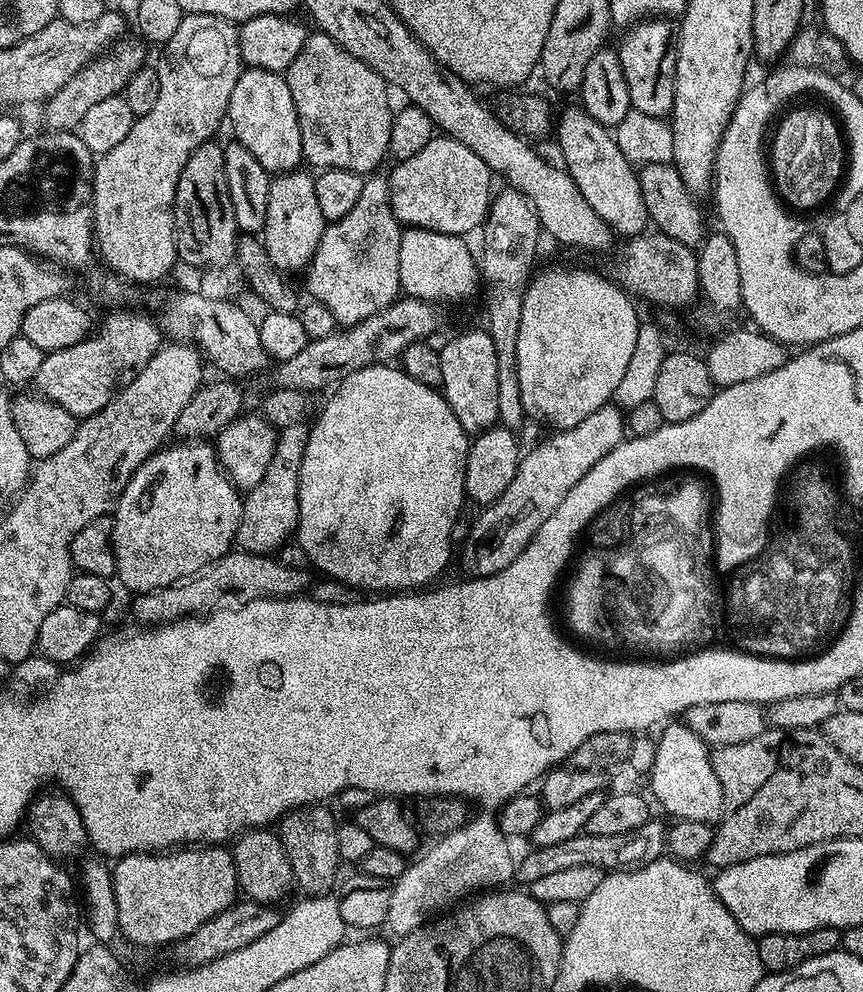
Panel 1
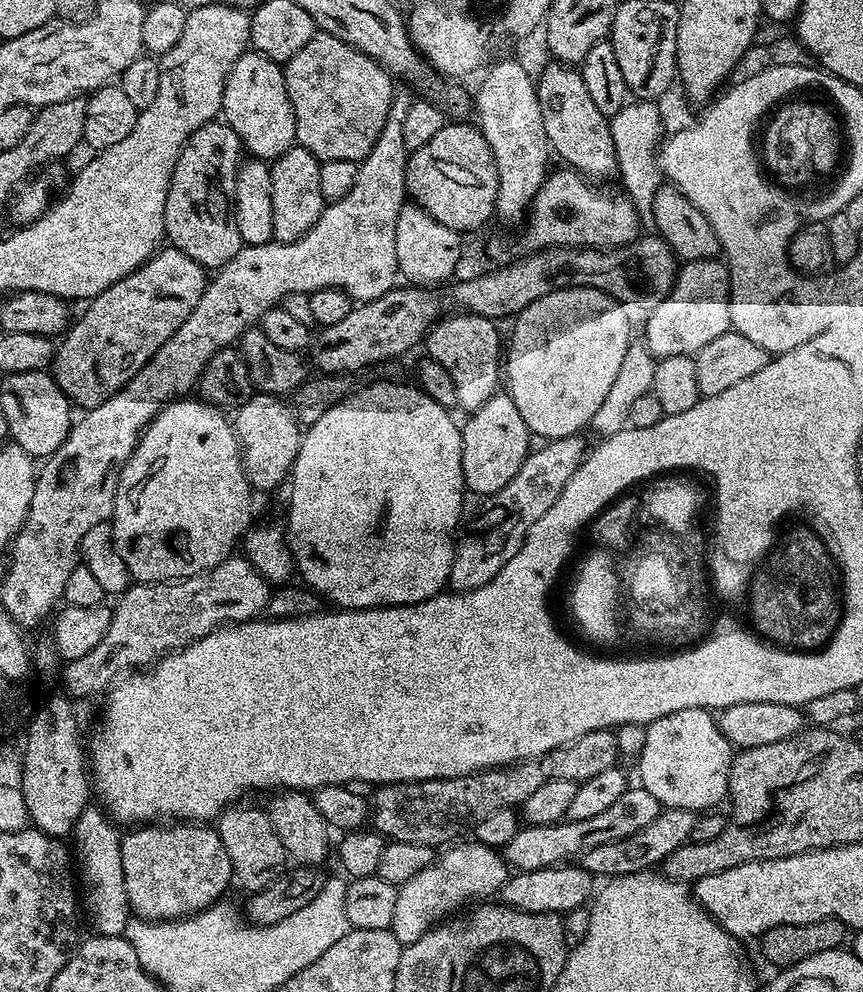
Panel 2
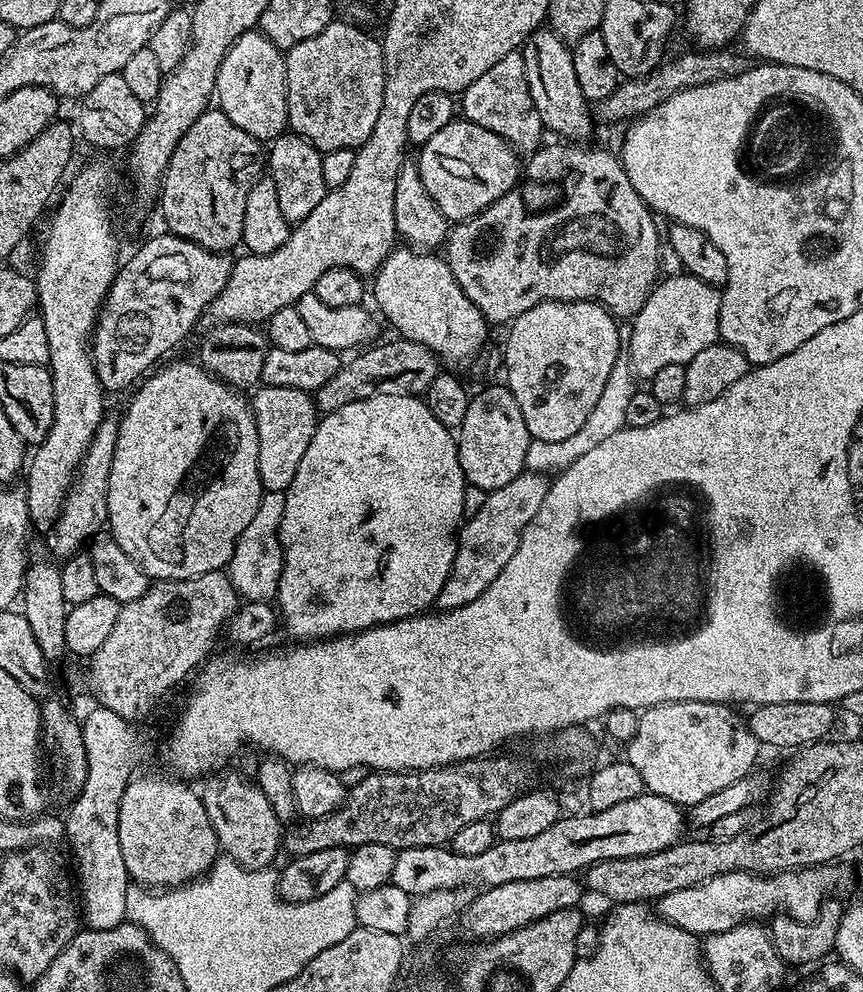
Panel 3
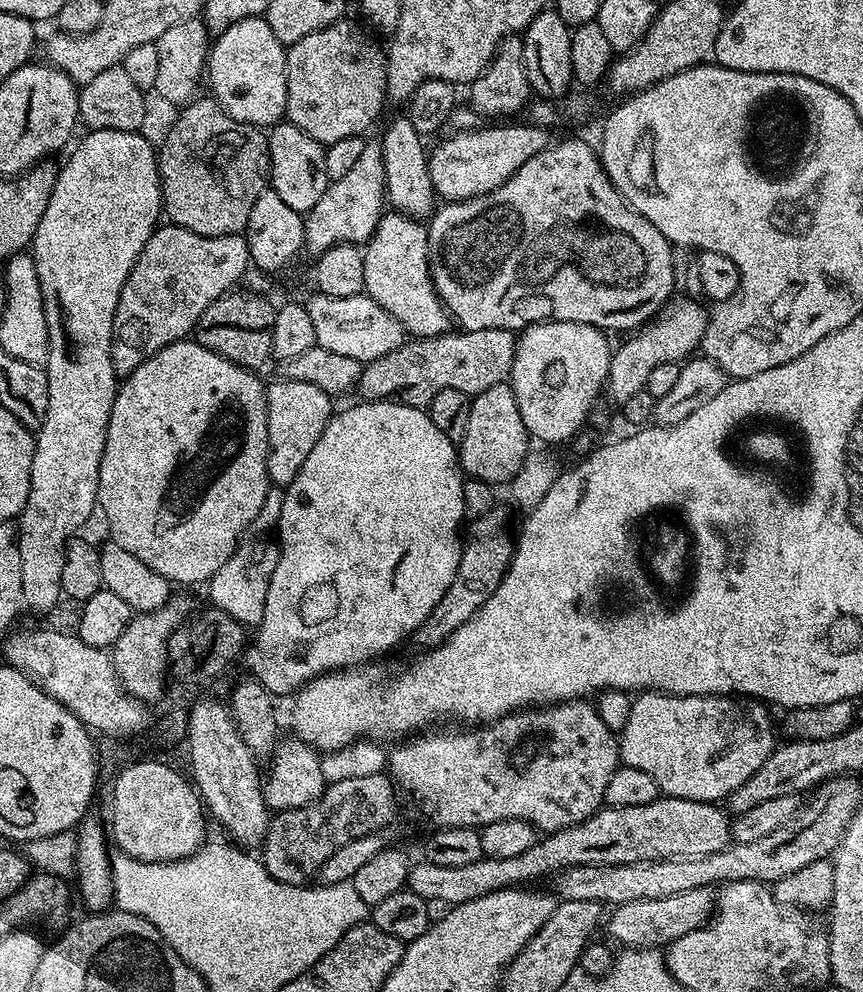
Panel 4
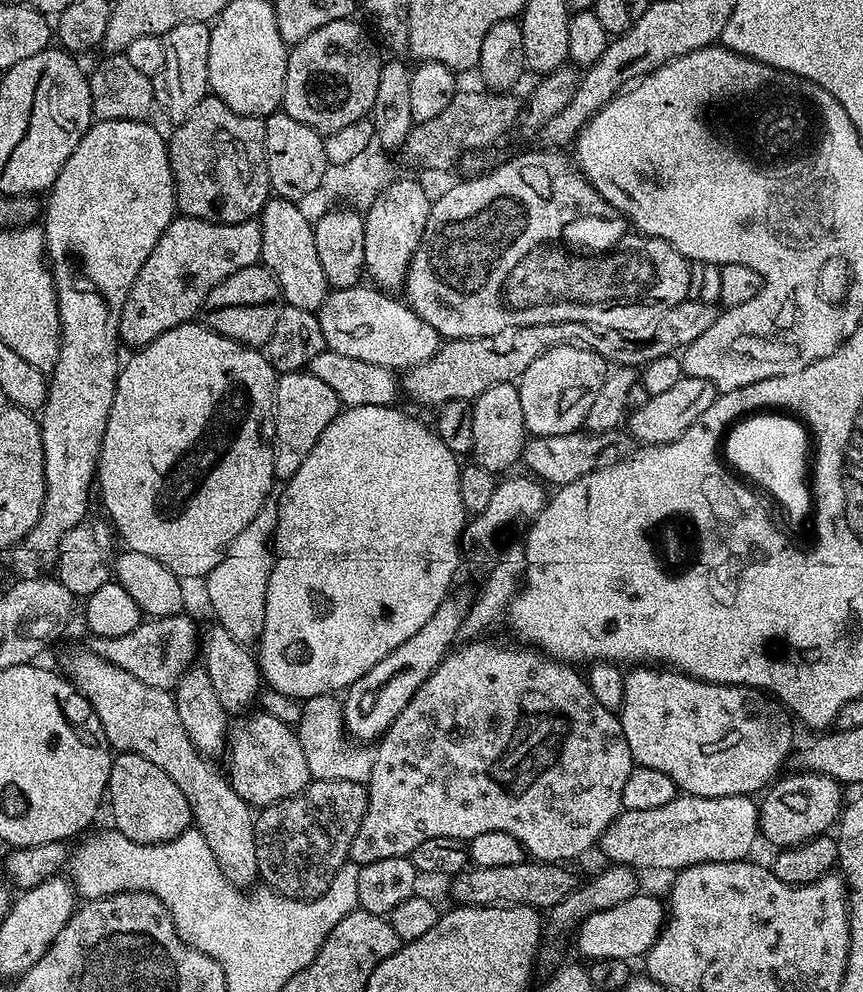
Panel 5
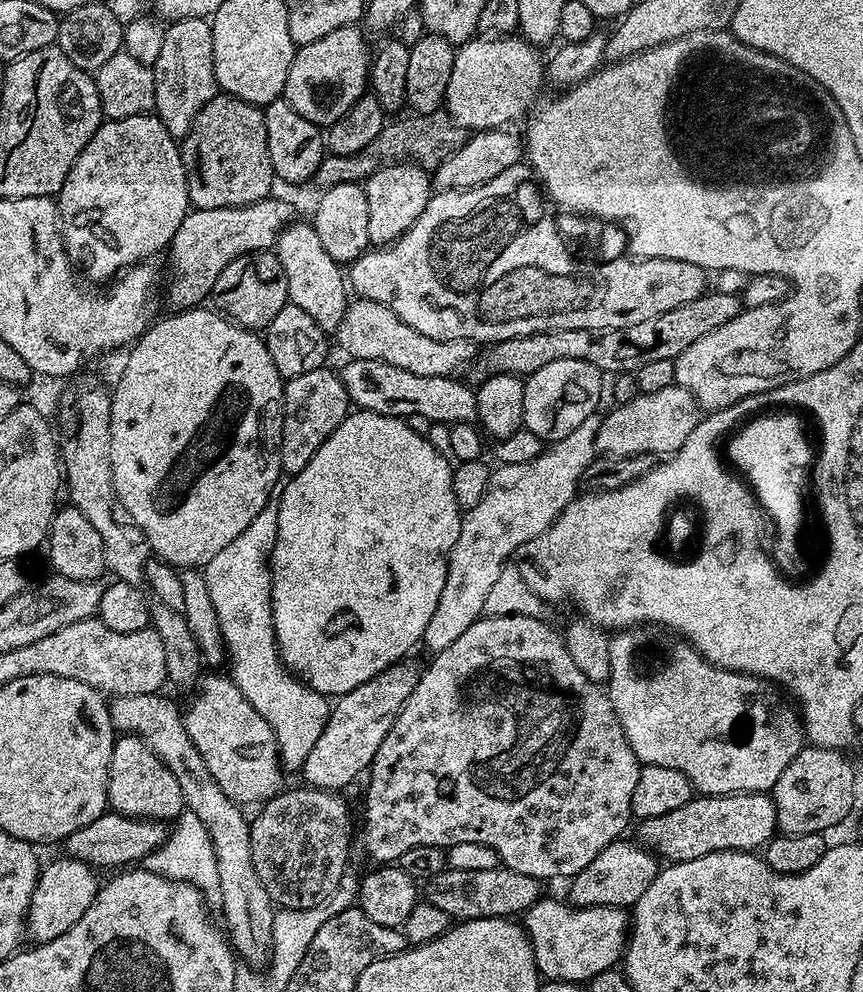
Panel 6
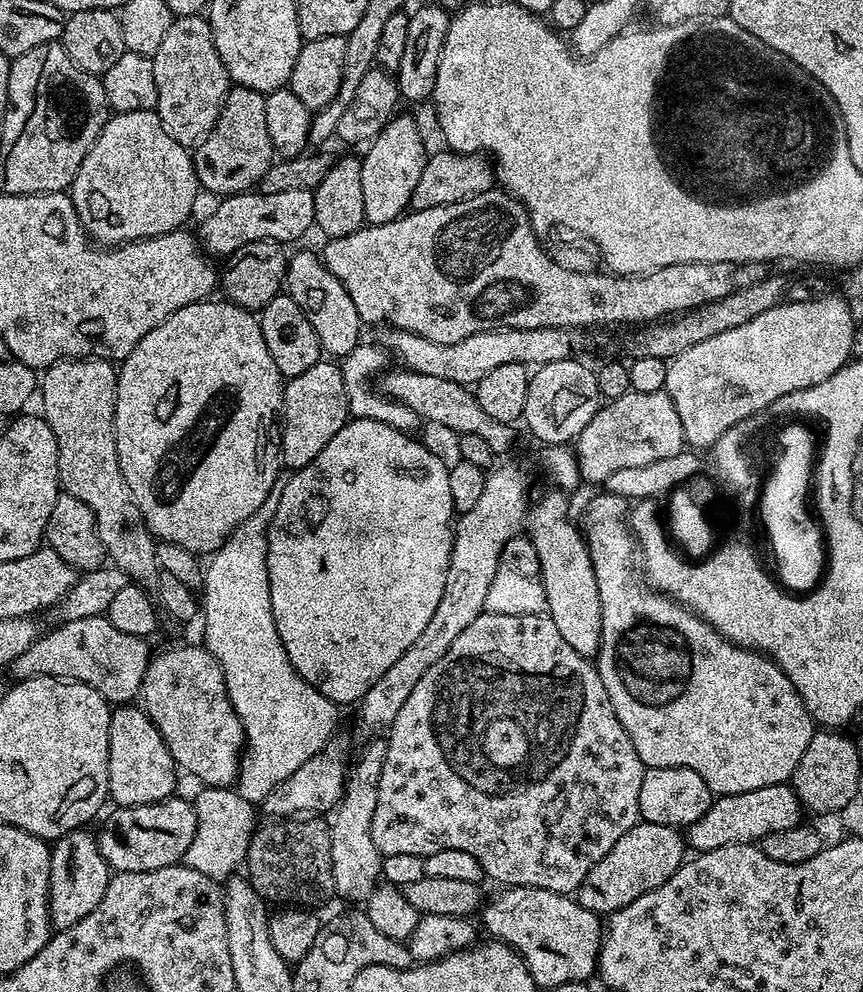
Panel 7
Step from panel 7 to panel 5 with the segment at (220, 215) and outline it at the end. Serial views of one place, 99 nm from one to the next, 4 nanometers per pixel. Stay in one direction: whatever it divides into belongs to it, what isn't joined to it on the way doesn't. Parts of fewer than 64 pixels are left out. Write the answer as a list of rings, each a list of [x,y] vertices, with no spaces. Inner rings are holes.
[[[177,215],[172,225],[158,238],[158,246],[150,250],[150,258],[138,270],[134,286],[120,315],[120,339],[135,350],[154,342],[166,330],[197,319],[206,302],[206,294],[214,290],[230,274],[260,264],[262,230],[256,220],[237,224],[215,224],[193,216]]]

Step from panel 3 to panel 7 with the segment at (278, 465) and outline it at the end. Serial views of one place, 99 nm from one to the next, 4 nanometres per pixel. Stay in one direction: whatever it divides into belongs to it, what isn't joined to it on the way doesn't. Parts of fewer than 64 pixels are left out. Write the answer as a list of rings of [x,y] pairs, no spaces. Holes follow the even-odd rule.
[[[321,358],[317,364],[310,366],[302,374],[291,377],[284,385],[284,411],[282,413],[282,431],[280,433],[280,454],[285,469],[295,470],[304,468],[326,447],[326,442],[342,430],[342,426],[350,419],[346,382],[343,381],[343,370],[339,363],[328,358]]]

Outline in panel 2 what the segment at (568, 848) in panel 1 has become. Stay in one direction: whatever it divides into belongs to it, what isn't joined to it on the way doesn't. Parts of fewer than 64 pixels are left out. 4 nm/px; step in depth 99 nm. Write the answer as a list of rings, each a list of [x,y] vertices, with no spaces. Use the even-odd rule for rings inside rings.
[[[664,808],[649,826],[636,831],[628,838],[619,839],[618,842],[608,842],[603,846],[596,846],[580,857],[580,866],[593,876],[628,876],[630,873],[649,871],[663,863],[666,857],[681,848],[692,837],[697,813],[685,808]]]

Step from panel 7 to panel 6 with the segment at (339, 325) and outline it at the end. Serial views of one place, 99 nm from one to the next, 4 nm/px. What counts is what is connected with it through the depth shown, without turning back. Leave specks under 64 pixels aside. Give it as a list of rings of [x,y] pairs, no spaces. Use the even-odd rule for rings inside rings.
[[[293,222],[280,229],[280,237],[275,242],[274,251],[286,274],[290,303],[306,310],[306,314],[310,314],[310,318],[318,322],[323,332],[335,333],[350,303],[346,272],[341,265],[334,262],[334,258],[330,258],[330,254],[326,254],[326,250],[322,250],[322,242],[311,223]]]

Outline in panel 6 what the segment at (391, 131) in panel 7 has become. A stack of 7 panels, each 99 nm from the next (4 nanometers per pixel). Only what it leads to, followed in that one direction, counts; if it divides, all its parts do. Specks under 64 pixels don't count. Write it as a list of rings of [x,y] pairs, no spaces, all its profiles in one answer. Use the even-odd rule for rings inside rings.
[[[411,162],[387,164],[368,177],[363,185],[366,207],[370,217],[370,241],[373,245],[393,244],[398,237],[410,230],[412,223],[426,210],[428,199],[434,194],[434,180],[429,169]]]

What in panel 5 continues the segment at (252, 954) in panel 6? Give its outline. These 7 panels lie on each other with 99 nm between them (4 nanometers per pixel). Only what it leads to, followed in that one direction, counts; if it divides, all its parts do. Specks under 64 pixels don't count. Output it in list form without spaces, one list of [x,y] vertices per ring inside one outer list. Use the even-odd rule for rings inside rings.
[[[91,650],[74,653],[68,660],[66,675],[73,686],[88,699],[90,706],[94,706],[108,743],[116,752],[138,754],[146,758],[146,762],[154,762],[158,770],[166,770],[166,774],[174,778],[174,786],[178,786],[178,790],[186,794],[194,827],[200,831],[202,838],[206,838],[206,846],[210,846],[222,874],[226,874],[226,878],[234,887],[251,889],[258,880],[254,854],[253,809],[234,791],[227,775],[223,771],[215,772],[212,769],[213,761],[201,754],[194,746],[194,742],[190,742],[190,734],[186,734],[186,726],[182,726],[182,718],[178,718],[175,695],[169,689],[146,686],[146,682],[138,682],[134,674],[126,674],[126,670],[118,670],[118,666],[106,662]]]

